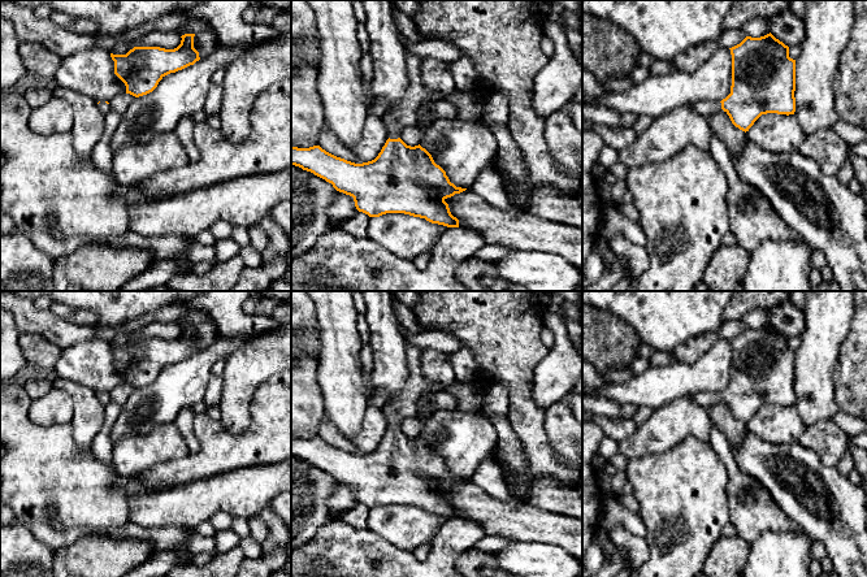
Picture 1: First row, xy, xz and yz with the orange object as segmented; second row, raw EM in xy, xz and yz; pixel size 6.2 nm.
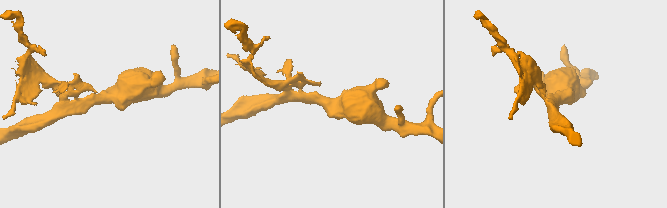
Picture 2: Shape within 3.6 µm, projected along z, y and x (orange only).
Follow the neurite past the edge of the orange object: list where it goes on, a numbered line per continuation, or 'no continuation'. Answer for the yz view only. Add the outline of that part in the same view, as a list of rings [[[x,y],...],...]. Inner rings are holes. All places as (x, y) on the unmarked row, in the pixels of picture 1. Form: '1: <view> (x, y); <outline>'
1: yz (703, 398); [[[701,391],[701,392],[692,395],[692,398],[697,404],[707,409],[710,405],[718,403],[721,399],[721,394]]]

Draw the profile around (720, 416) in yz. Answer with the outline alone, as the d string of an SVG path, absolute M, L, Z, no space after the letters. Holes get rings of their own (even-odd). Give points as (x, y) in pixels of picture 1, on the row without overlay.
M721 399L707 408L711 425L715 425L728 441L731 448L738 446L746 431L746 424L736 418Z

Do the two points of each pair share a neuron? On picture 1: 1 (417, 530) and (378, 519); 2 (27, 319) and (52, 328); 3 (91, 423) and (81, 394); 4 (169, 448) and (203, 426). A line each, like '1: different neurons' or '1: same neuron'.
1: same neuron
2: same neuron
3: same neuron
4: different neurons

